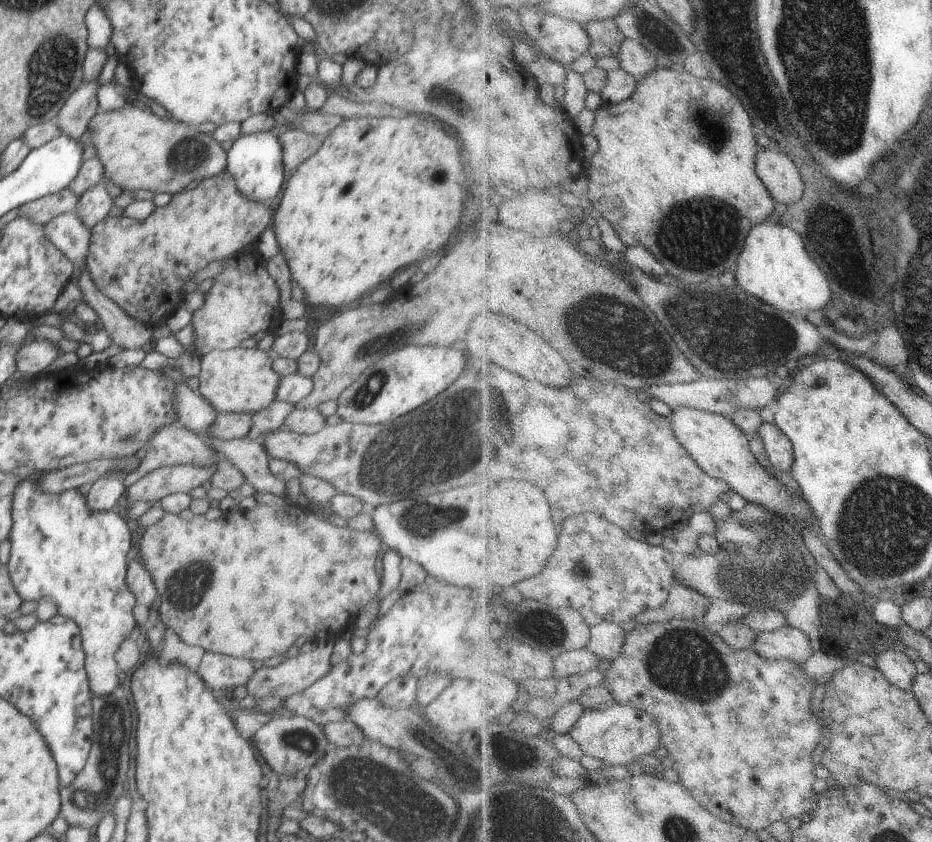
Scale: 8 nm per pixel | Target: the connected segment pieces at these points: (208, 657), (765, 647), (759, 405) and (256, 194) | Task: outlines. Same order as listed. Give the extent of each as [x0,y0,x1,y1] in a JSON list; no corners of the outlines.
[[198,652,255,690],[754,625,815,664],[643,377,779,418],[224,131,284,205]]

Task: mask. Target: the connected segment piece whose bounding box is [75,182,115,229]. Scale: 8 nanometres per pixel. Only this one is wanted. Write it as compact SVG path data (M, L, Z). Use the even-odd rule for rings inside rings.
M102 182L87 190L78 200L75 213L81 223L91 229L108 217L110 208L115 203Z

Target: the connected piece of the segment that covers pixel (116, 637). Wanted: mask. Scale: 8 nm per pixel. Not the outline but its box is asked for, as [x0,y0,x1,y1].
[7,472,136,699]

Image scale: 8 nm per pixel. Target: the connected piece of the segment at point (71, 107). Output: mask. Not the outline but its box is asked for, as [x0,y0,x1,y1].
[57,77,100,141]

